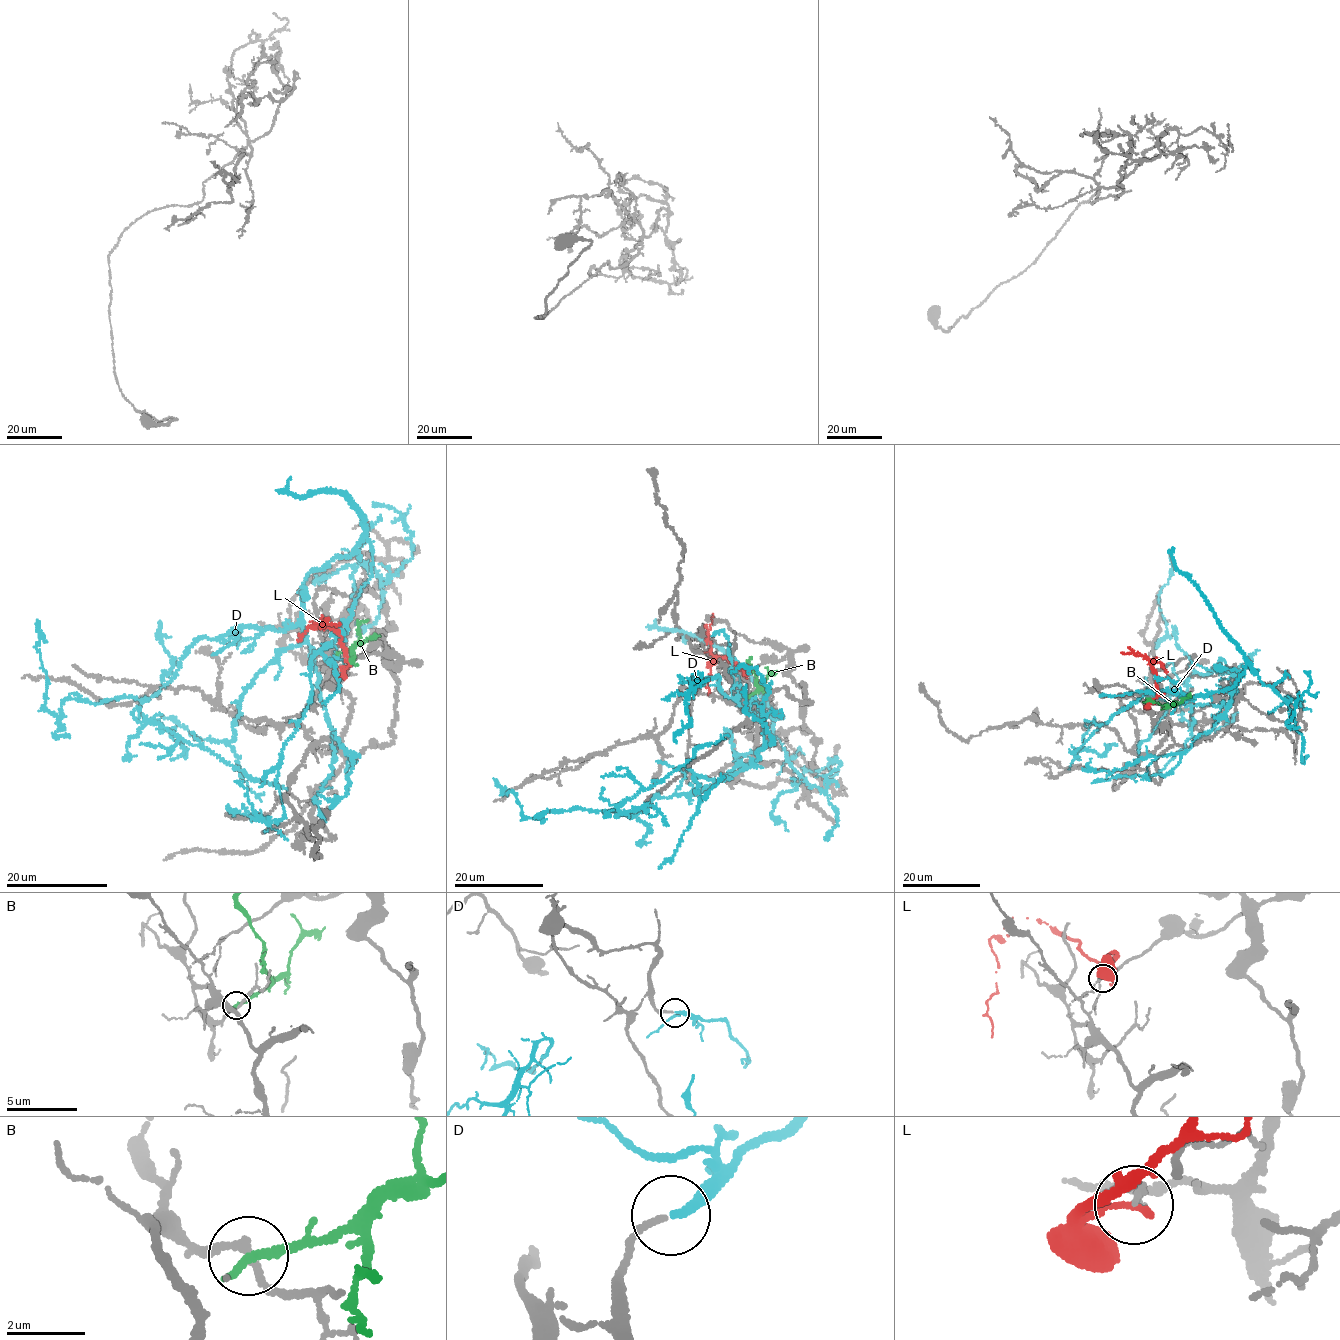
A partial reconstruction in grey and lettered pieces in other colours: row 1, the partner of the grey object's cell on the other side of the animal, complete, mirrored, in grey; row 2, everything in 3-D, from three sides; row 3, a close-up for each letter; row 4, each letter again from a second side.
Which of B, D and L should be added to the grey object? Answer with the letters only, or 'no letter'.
no letter

